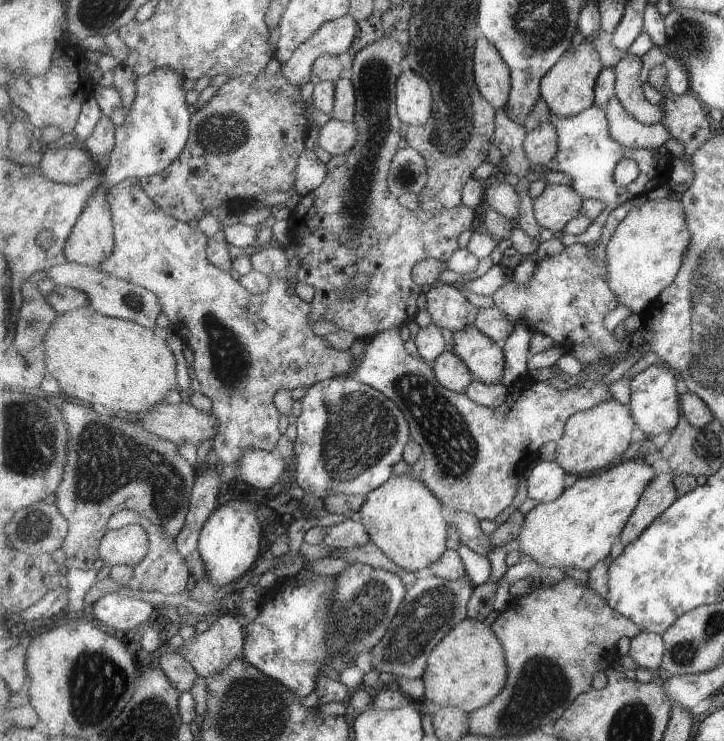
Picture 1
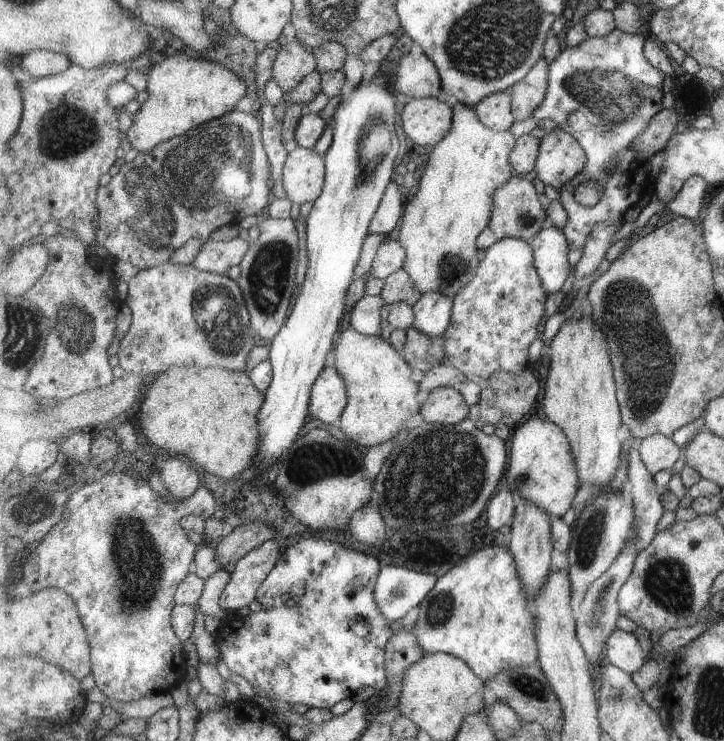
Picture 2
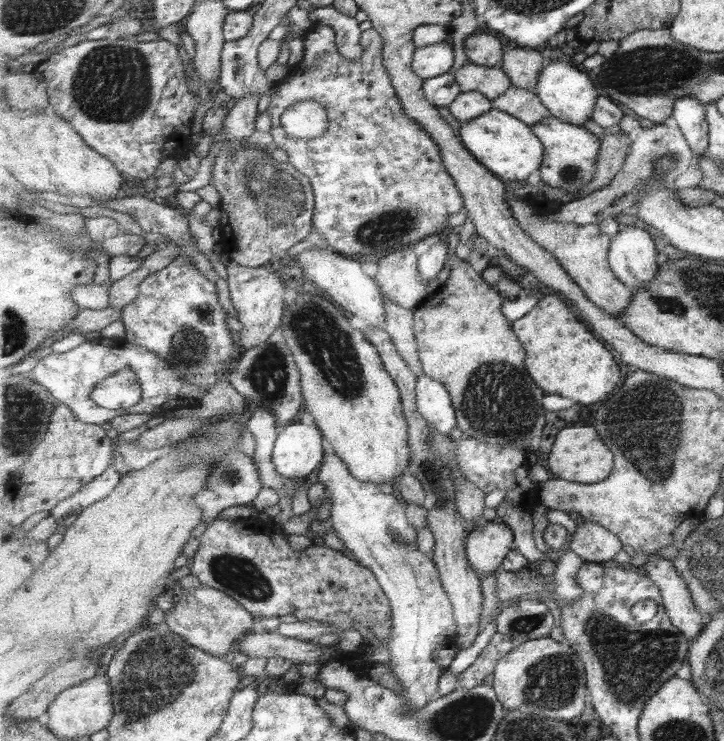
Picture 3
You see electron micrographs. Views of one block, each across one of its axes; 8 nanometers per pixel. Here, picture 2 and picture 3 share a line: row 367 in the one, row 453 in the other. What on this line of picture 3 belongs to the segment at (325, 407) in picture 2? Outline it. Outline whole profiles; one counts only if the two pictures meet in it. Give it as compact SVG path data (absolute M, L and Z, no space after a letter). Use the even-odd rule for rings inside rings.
M335 452L327 454L323 467L313 479L327 486L327 499L331 502L329 521L338 537L345 543L345 548L355 556L359 563L373 571L387 598L390 598L394 610L391 614L391 641L387 646L391 656L388 667L405 690L400 695L413 708L421 710L439 697L439 678L445 671L433 660L433 652L439 648L439 645L452 645L453 638L458 636L458 622L454 616L454 606L442 583L439 568L434 559L419 550L419 530L410 524L406 516L405 502L396 493L385 494L381 492L379 485L367 484L355 478L347 464Z

